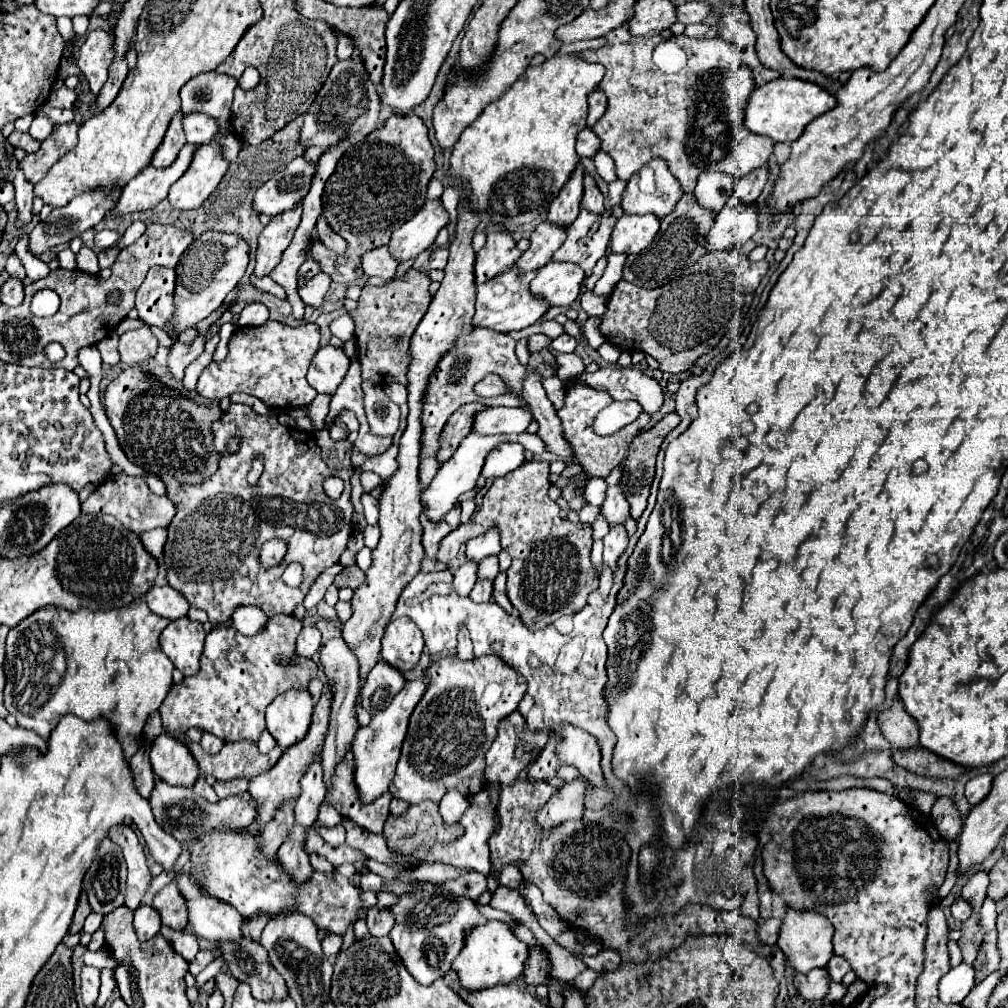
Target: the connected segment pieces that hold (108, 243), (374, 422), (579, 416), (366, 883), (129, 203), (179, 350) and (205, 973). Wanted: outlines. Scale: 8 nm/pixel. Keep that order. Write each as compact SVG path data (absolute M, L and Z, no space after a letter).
M105 229L105 231L99 231L99 233L95 235L95 245L101 247L101 249L109 249L109 247L113 247L117 241L119 241L119 233L117 233L117 231Z
M363 381L361 389L365 393L363 405L371 431L375 435L395 435L399 427L399 405L395 405L385 391L371 381Z
M575 385L575 387L571 387L571 391L565 393L565 405L559 411L559 419L561 419L563 429L565 429L565 439L571 443L571 447L575 451L575 457L577 457L579 465L583 467L583 471L587 471L589 479L595 479L595 477L605 479L625 459L627 447L633 441L633 437L637 433L641 433L650 422L650 416L646 413L641 413L633 423L625 426L623 431L611 435L609 439L603 439L603 437L599 437L599 435L595 435L591 431L591 423L593 423L595 415L609 405L610 402L613 402L613 399L605 392L591 391L589 387Z
M371 873L371 875L363 875L363 877L361 877L359 887L361 887L361 891L375 891L375 893L377 893L377 889L379 889L383 883L387 883L383 877Z
M185 145L171 167L167 167L163 171L159 171L155 167L145 167L143 171L139 171L139 175L135 175L123 187L123 195L111 211L113 217L123 217L133 211L147 211L147 209L155 207L159 201L163 201L167 197L169 187L189 167L193 151L195 151L195 145Z
M233 289L233 291L227 295L223 307L219 307L219 311L215 311L211 317L203 319L203 321L197 325L197 337L195 337L193 343L187 343L187 345L185 345L185 343L179 343L179 341L177 341L177 343L171 347L171 353L169 353L169 359L167 359L167 361L169 361L169 371L173 373L173 379L175 379L175 381L181 381L183 375L185 375L185 367L187 367L191 361L195 361L195 359L203 353L203 347L205 347L205 341L207 341L207 331L209 331L211 323L219 321L221 315L225 313L225 309L235 303L237 291L239 291L239 289Z
M223 957L215 959L209 967L205 967L205 969L195 977L195 981L197 981L197 989L199 989L199 987L203 987L207 981L215 979L215 975L217 975L217 973L219 973L219 969L221 969L221 965L223 965Z

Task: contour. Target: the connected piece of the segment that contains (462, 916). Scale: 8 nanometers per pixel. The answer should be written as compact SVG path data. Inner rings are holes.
M427 883L427 887L419 893L401 895L399 903L391 907L391 913L395 913L397 923L391 929L389 939L407 971L421 985L431 985L445 977L447 971L451 971L451 963L461 953L467 933L487 921L471 899L455 897L433 883Z

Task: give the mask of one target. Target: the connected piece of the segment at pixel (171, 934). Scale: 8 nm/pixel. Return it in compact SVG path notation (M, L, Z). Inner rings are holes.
M163 927L163 937L171 943L171 947L183 957L183 959L193 959L199 951L199 943L197 937L189 931L167 931L167 927Z

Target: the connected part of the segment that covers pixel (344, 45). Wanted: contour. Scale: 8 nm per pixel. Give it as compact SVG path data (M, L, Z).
M339 35L339 47L337 47L337 59L345 61L353 55L353 47L351 47L351 39L343 39L343 35Z

